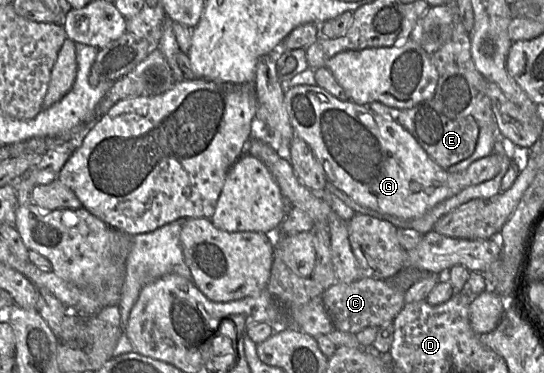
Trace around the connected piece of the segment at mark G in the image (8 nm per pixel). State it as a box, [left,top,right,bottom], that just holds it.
[284,85,518,220]

